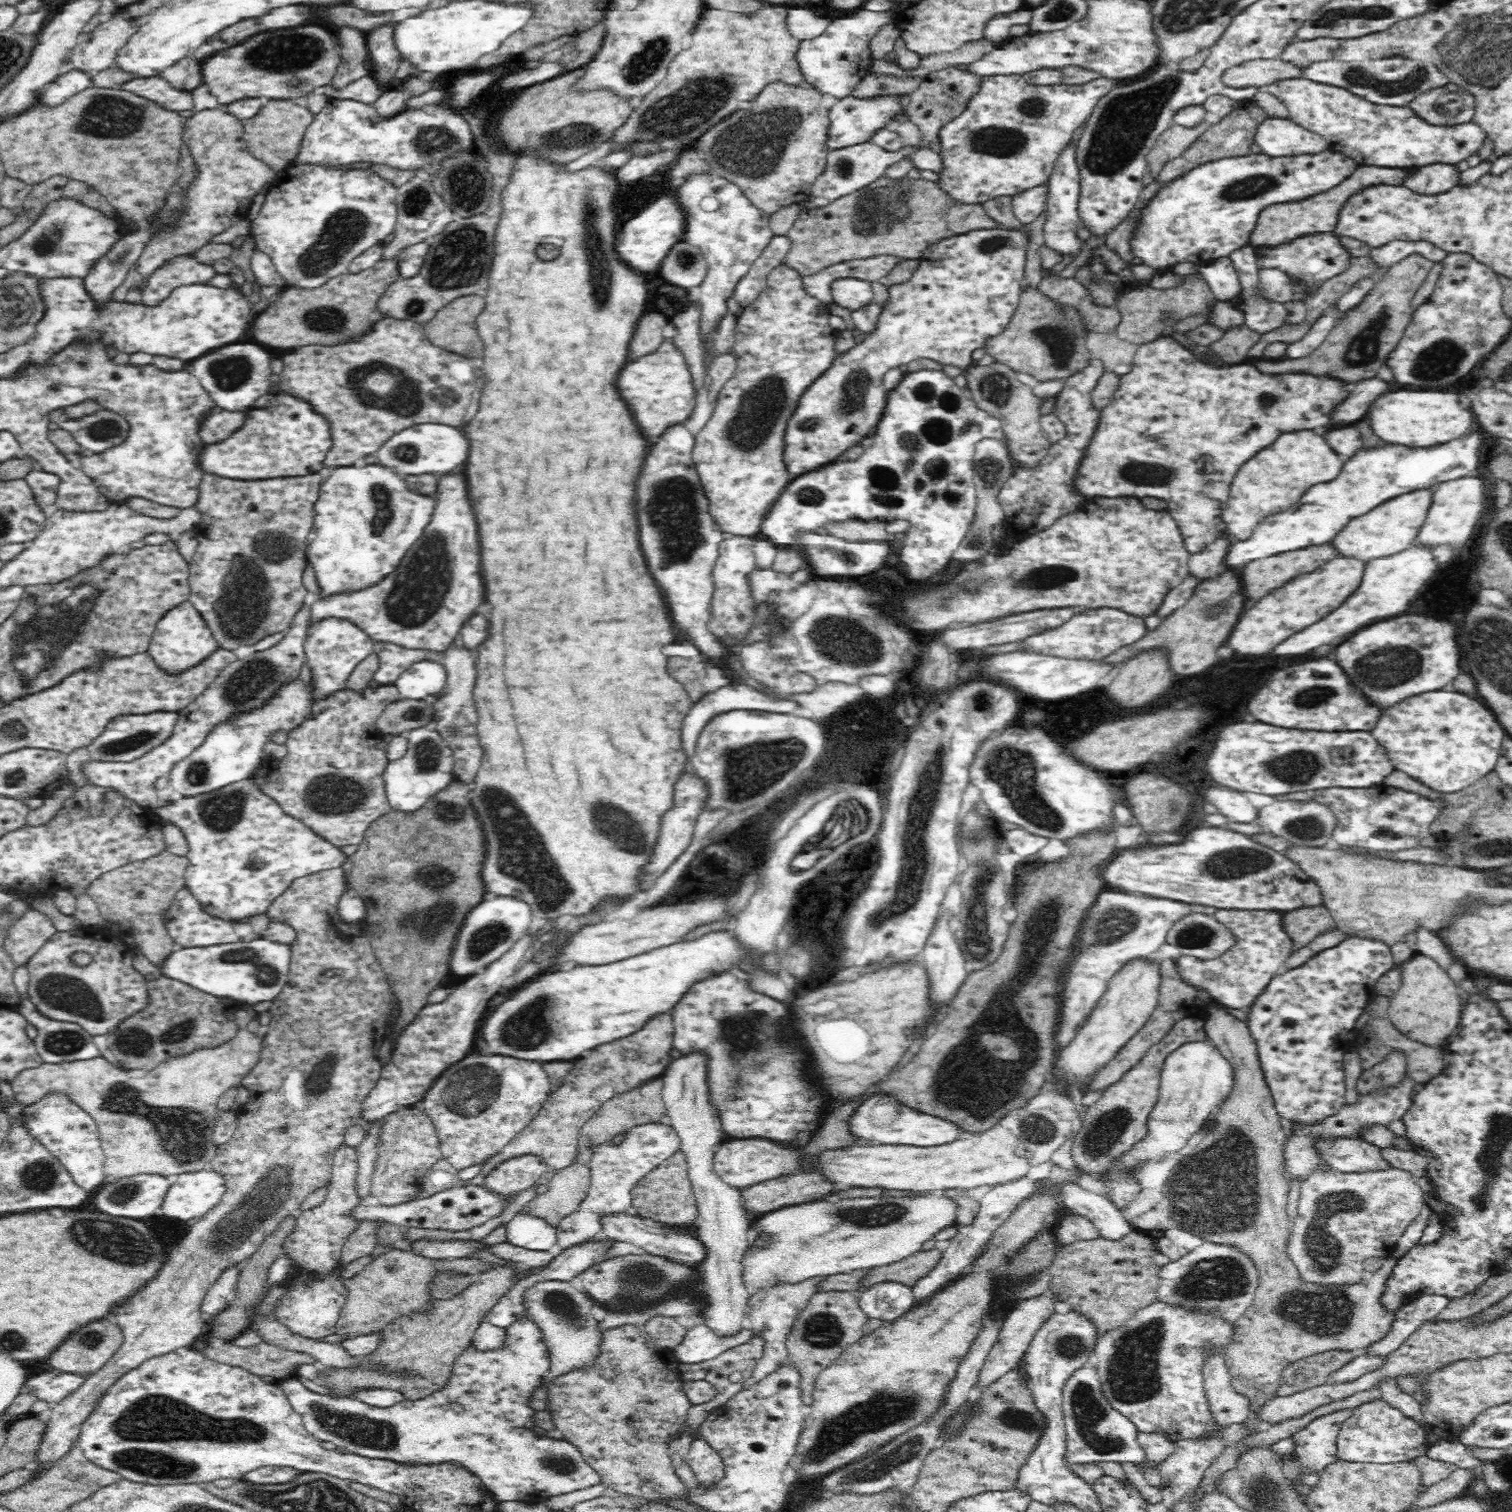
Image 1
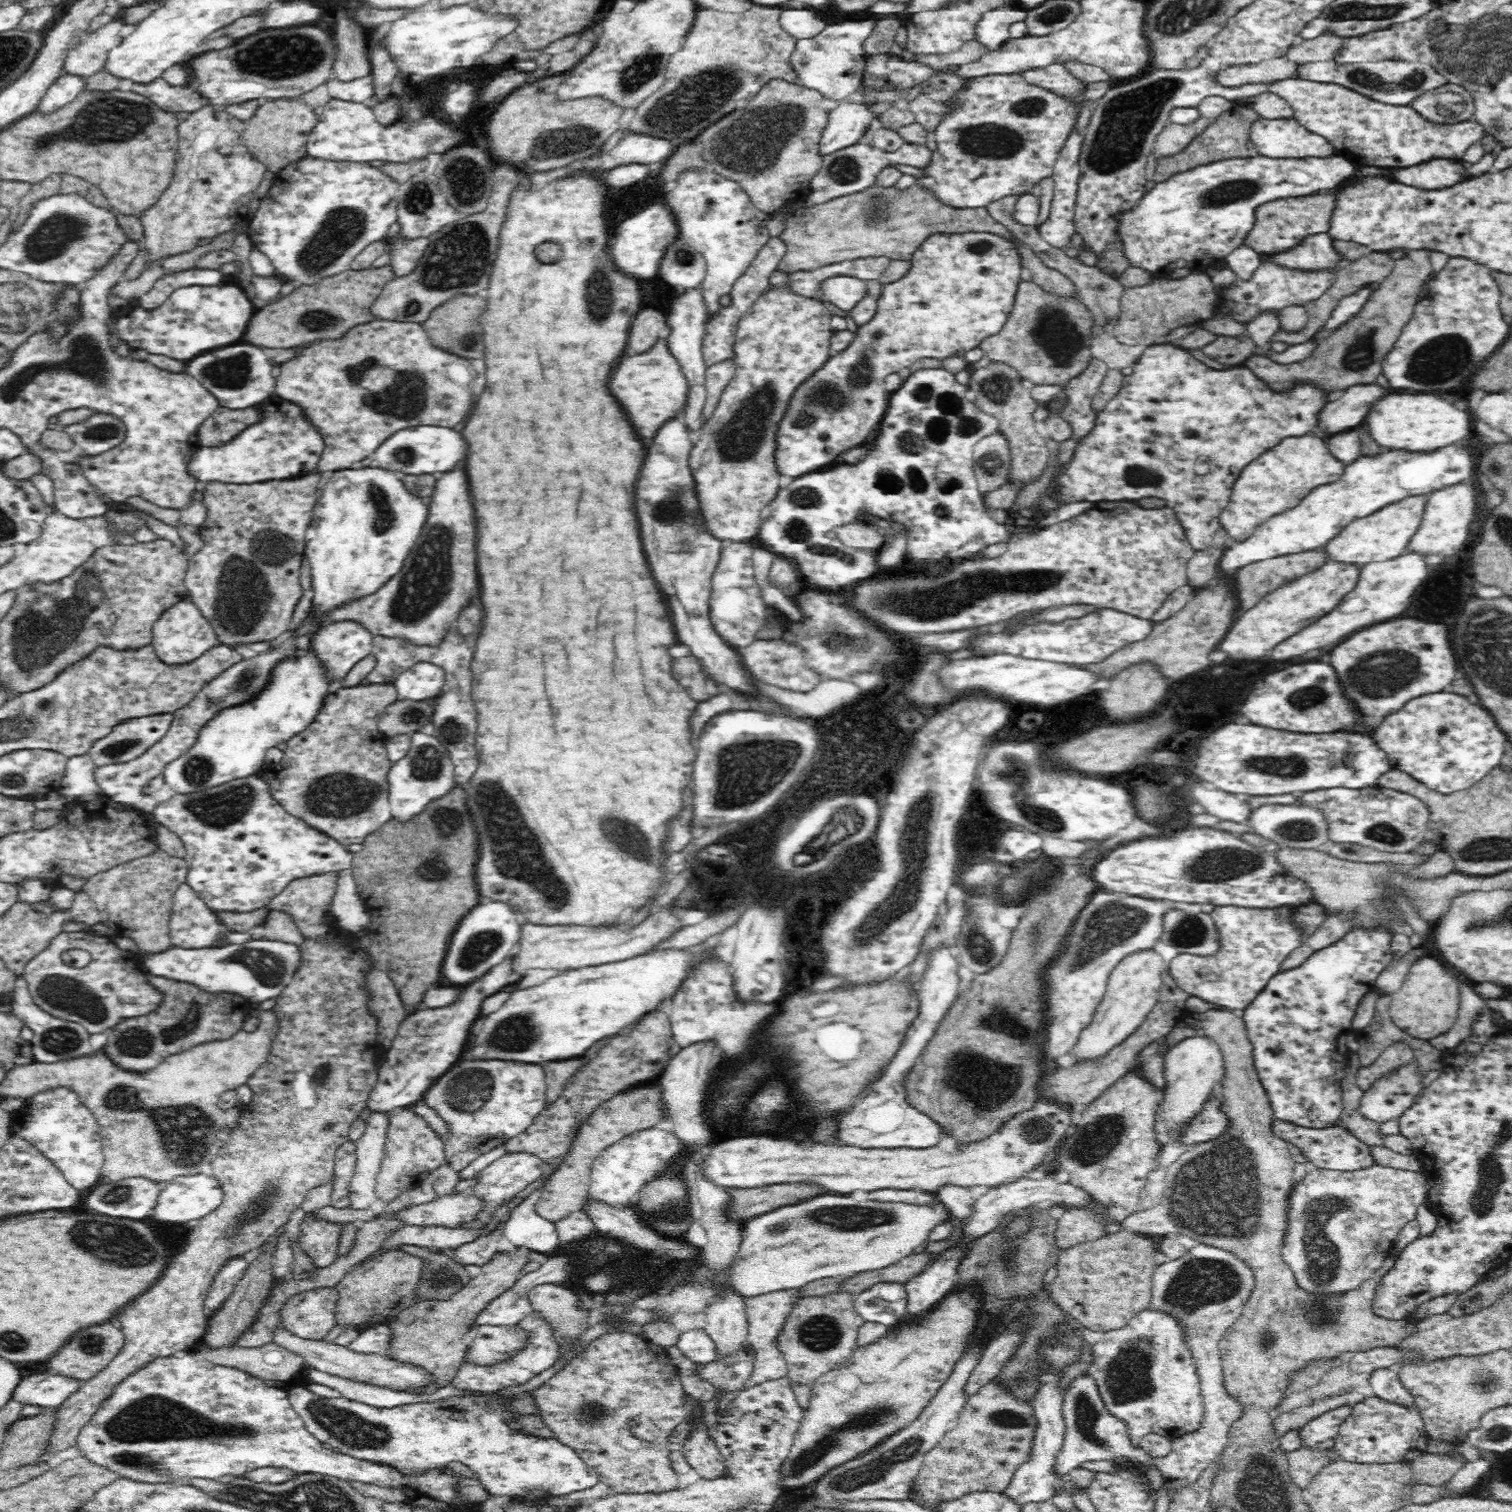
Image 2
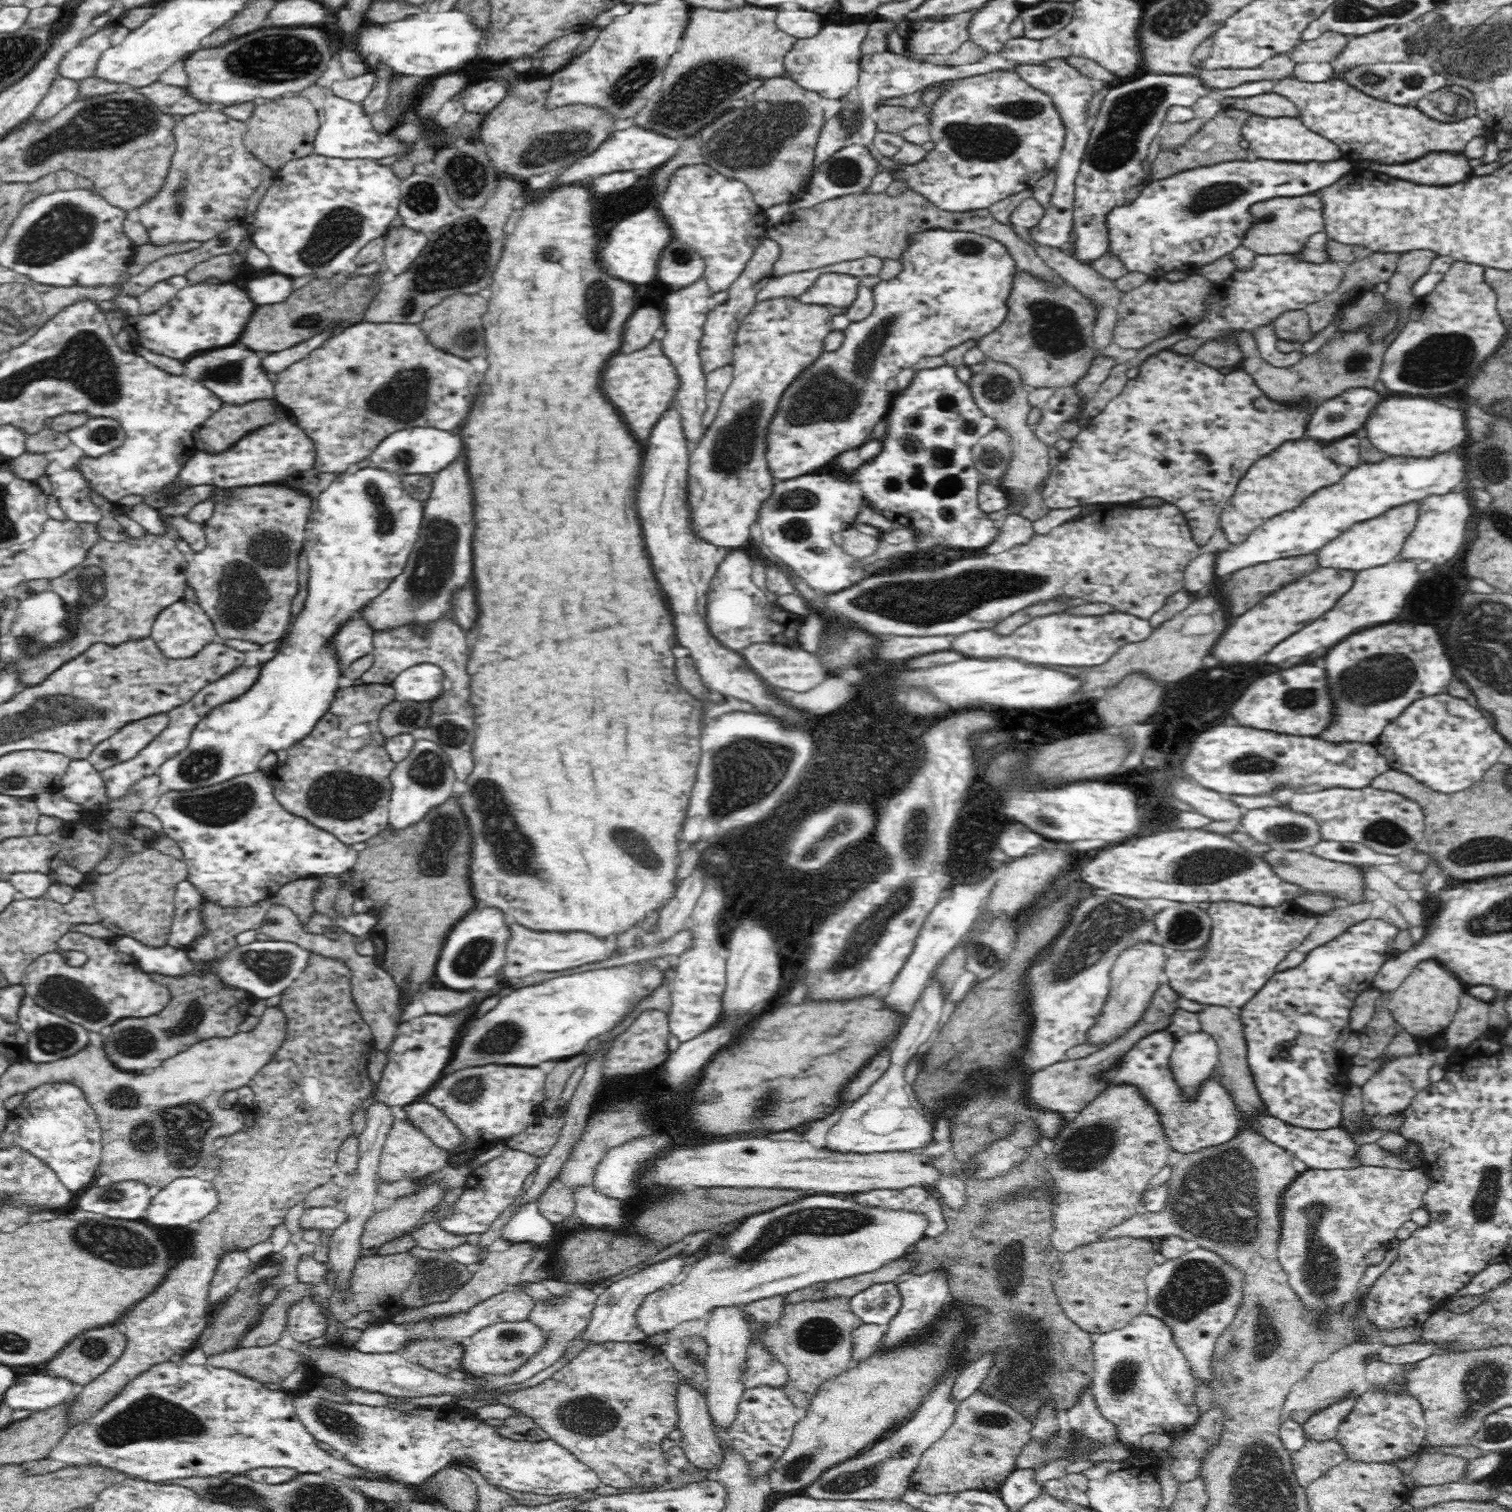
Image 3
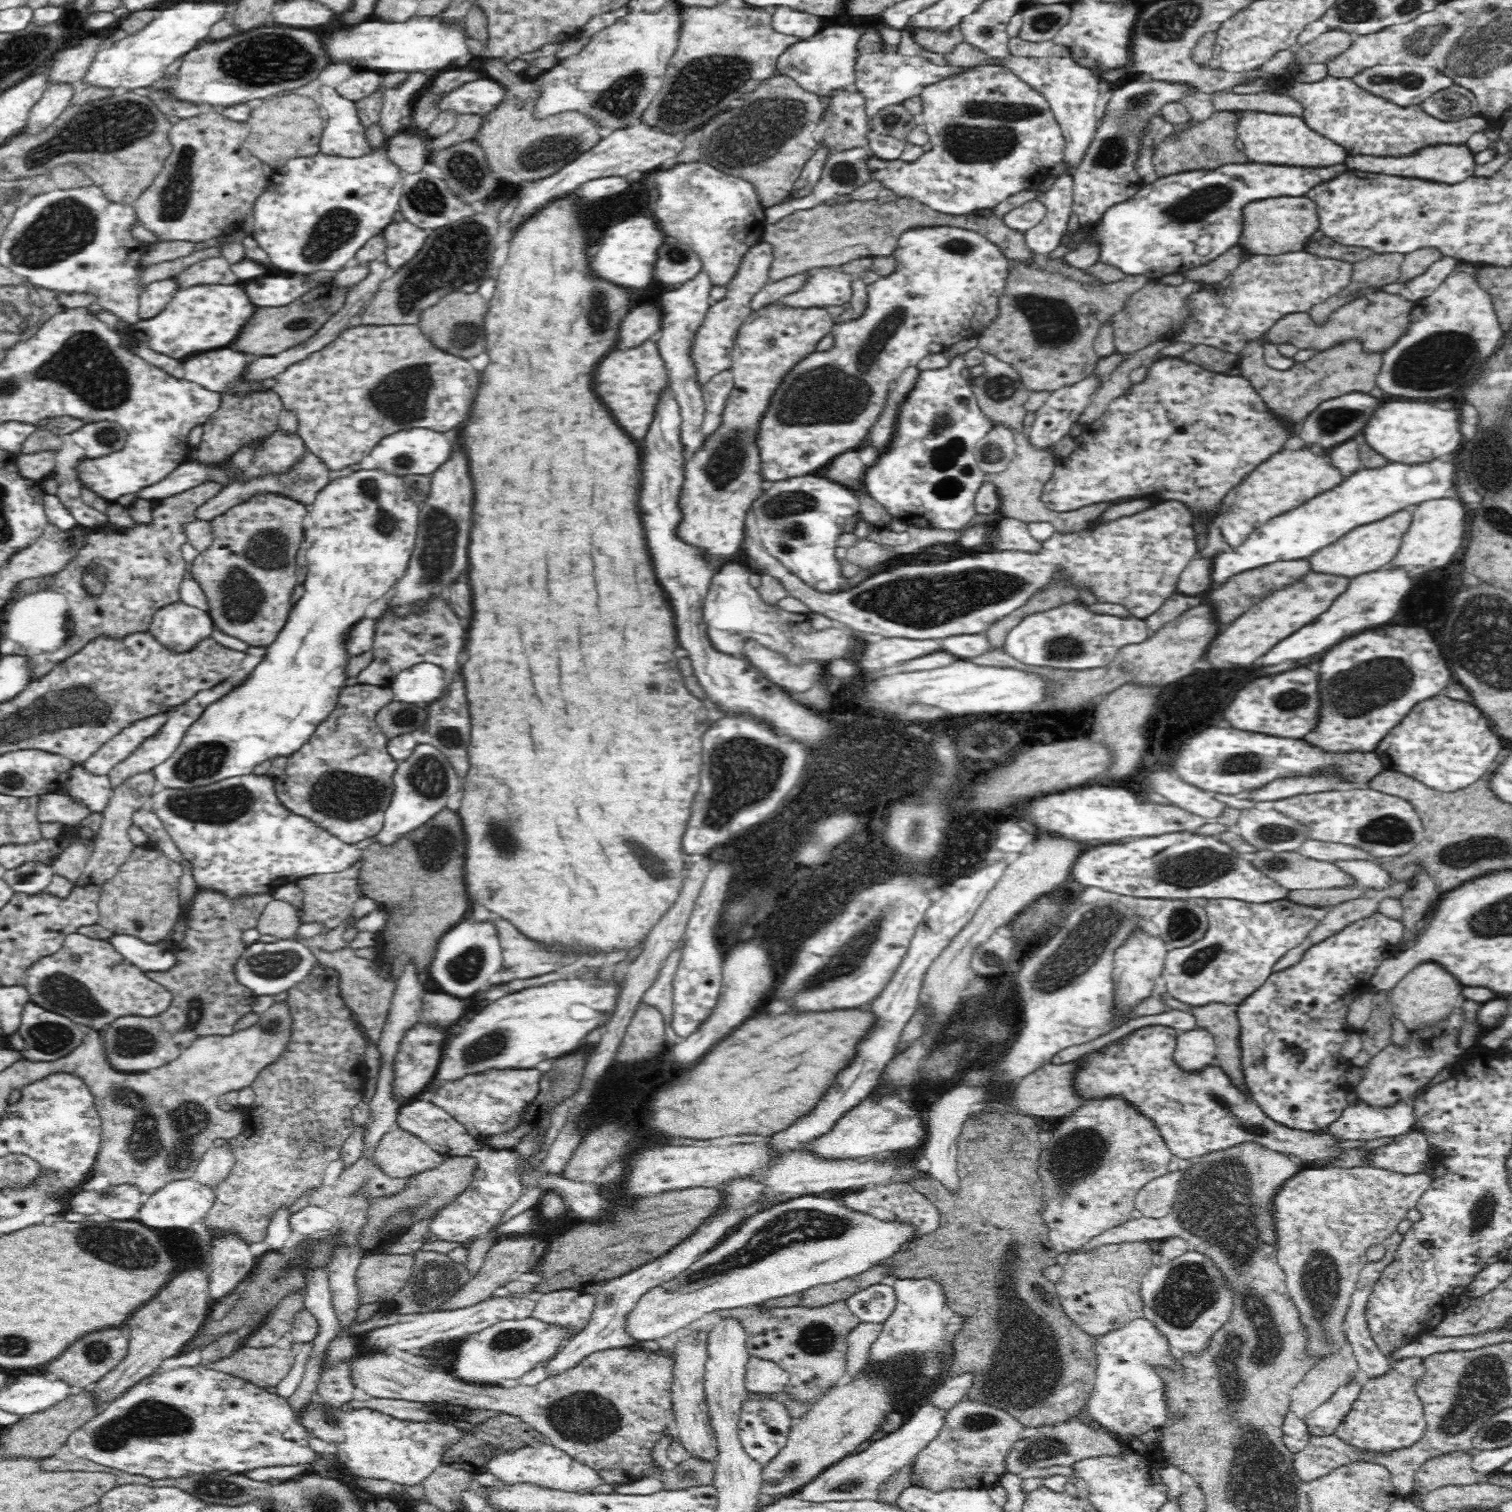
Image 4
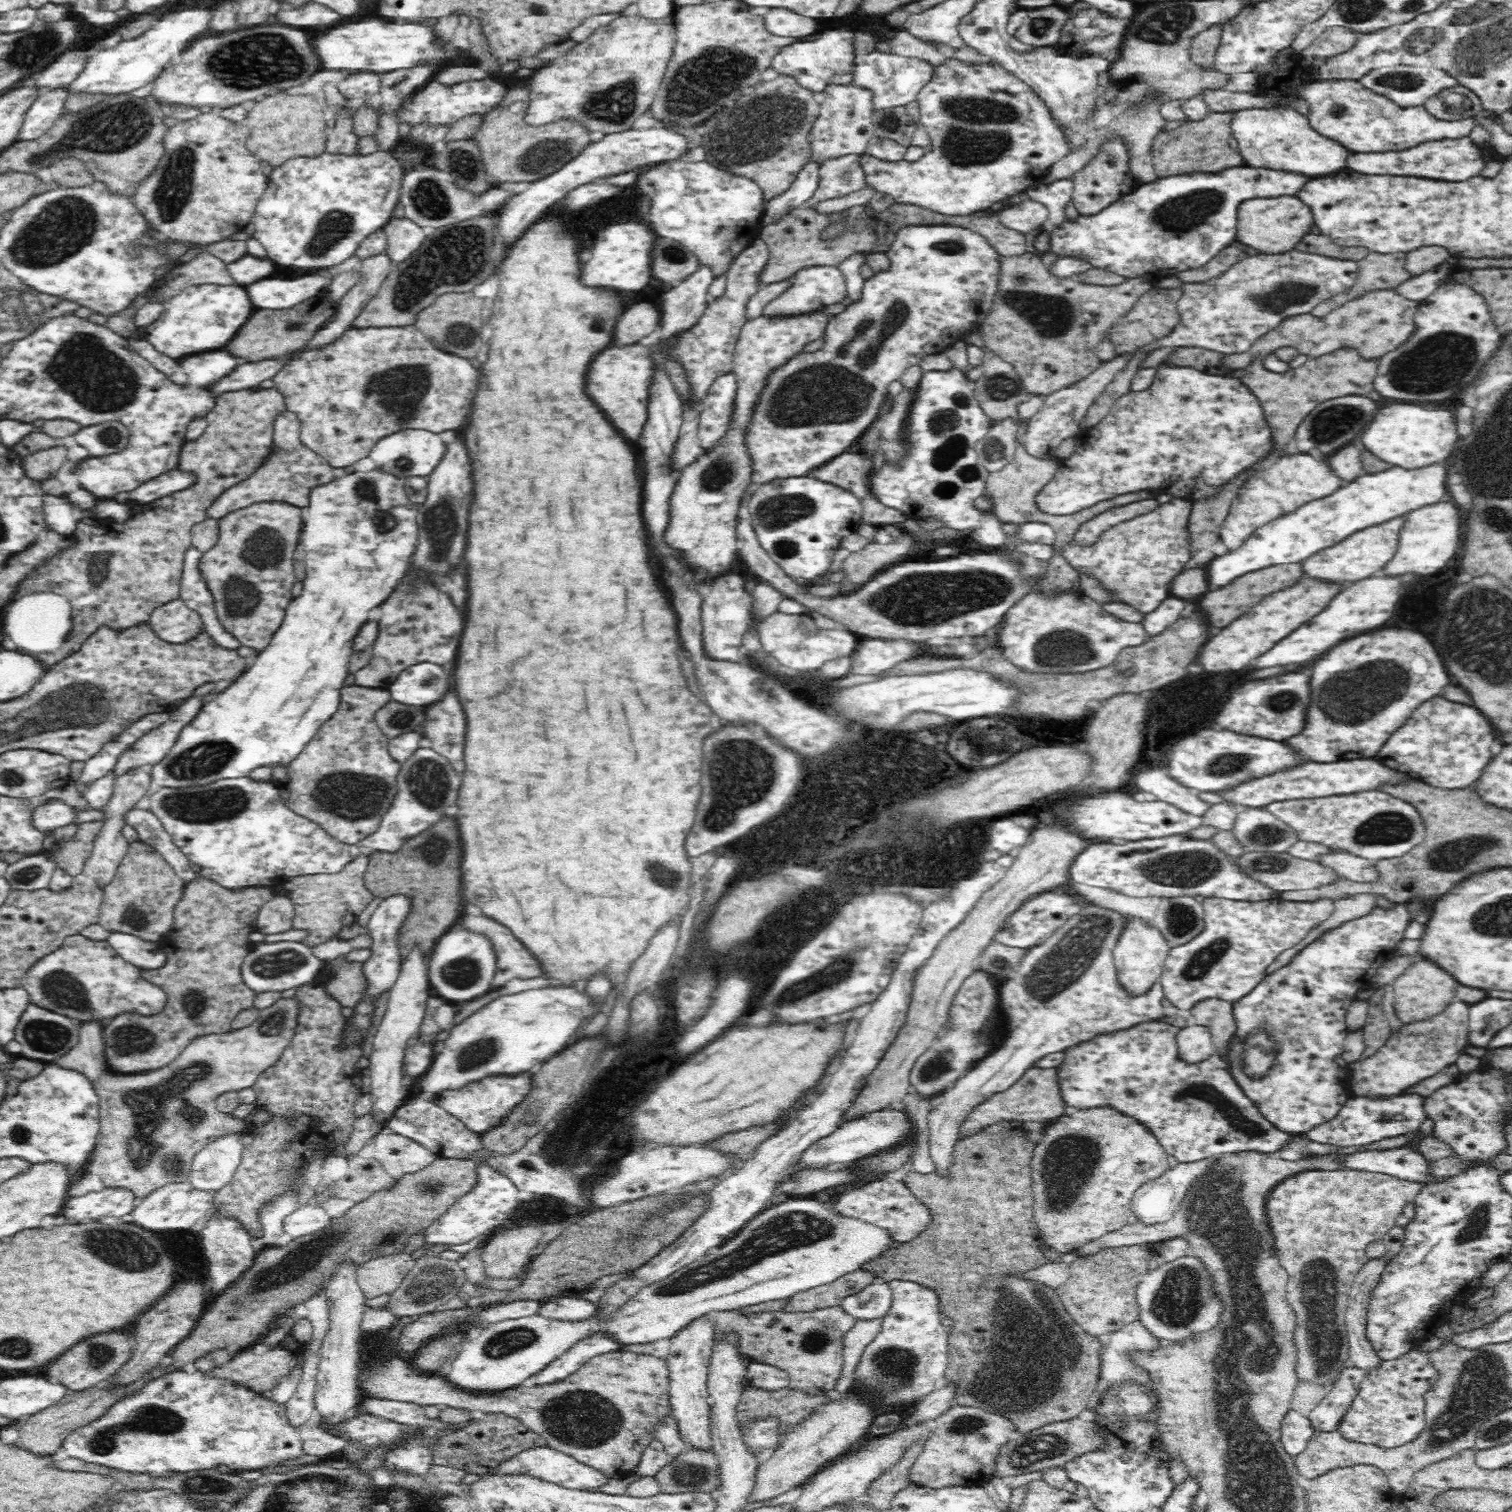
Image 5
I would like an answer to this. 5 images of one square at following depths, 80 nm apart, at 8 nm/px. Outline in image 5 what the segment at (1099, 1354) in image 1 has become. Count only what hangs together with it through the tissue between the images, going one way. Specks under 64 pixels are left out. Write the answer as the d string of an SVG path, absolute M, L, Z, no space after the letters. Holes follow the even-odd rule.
M1138 1321L1126 1324L1120 1330L1110 1333L1110 1340L1106 1344L1102 1344L1101 1351L1100 1380L1106 1381L1106 1388L1122 1379L1152 1383L1141 1368L1136 1368L1129 1361L1127 1352L1132 1349L1150 1350L1156 1348L1159 1341Z

